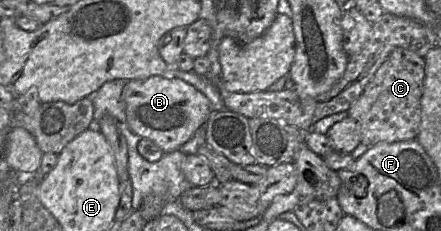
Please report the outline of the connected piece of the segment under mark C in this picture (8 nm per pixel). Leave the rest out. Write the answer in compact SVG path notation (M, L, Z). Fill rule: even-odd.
M395 48L376 71L361 96L348 110L348 116L357 124L361 143L372 147L378 143L395 143L417 139L421 122L421 98L425 79L424 58L405 48Z

